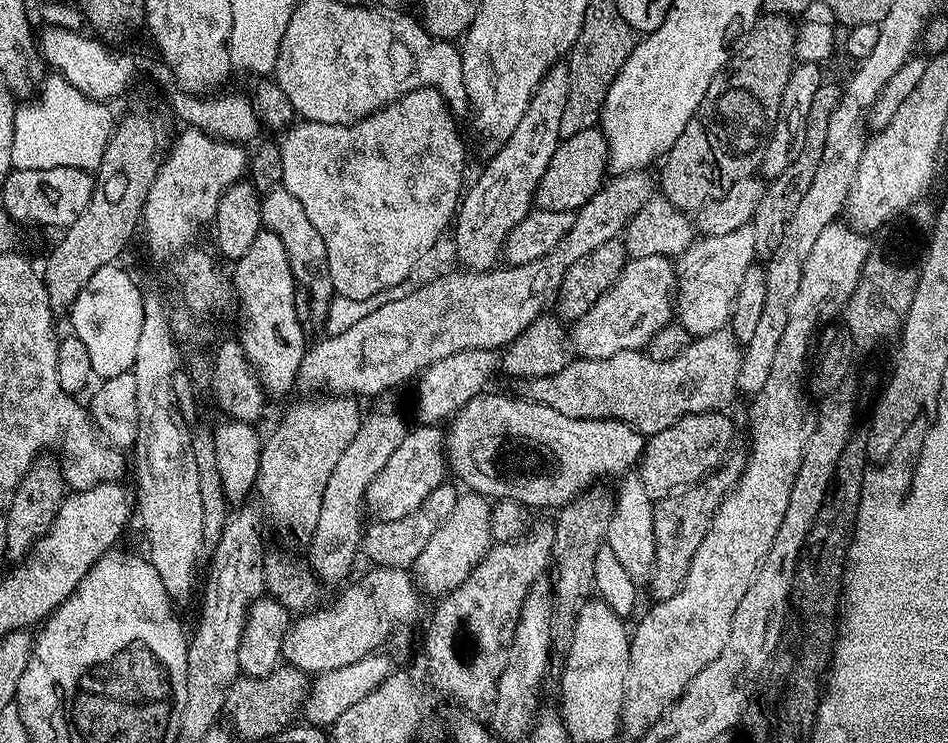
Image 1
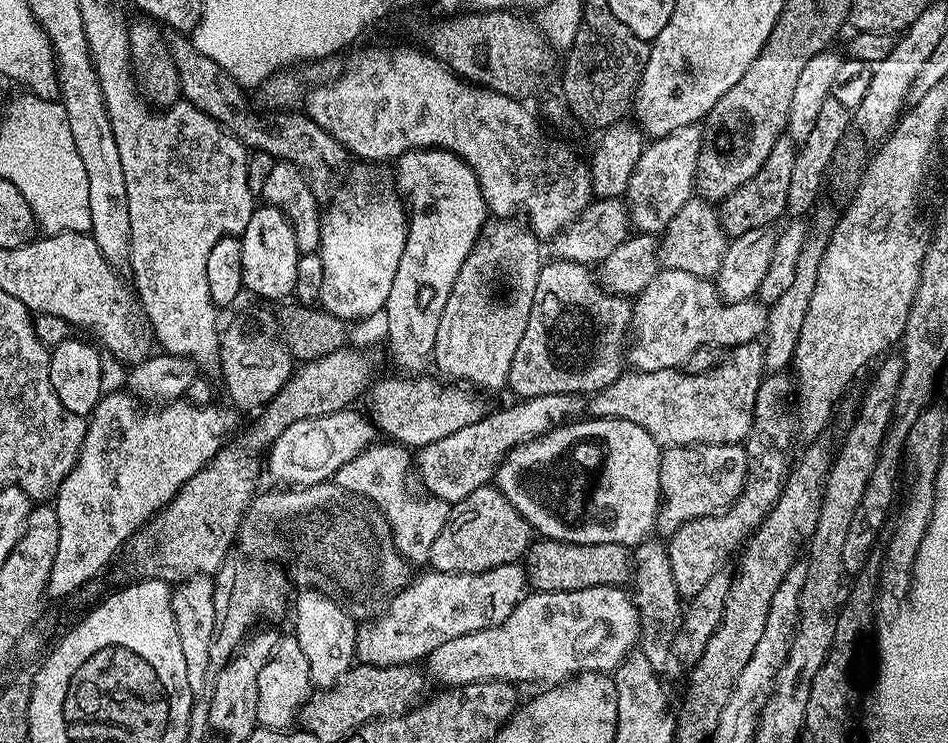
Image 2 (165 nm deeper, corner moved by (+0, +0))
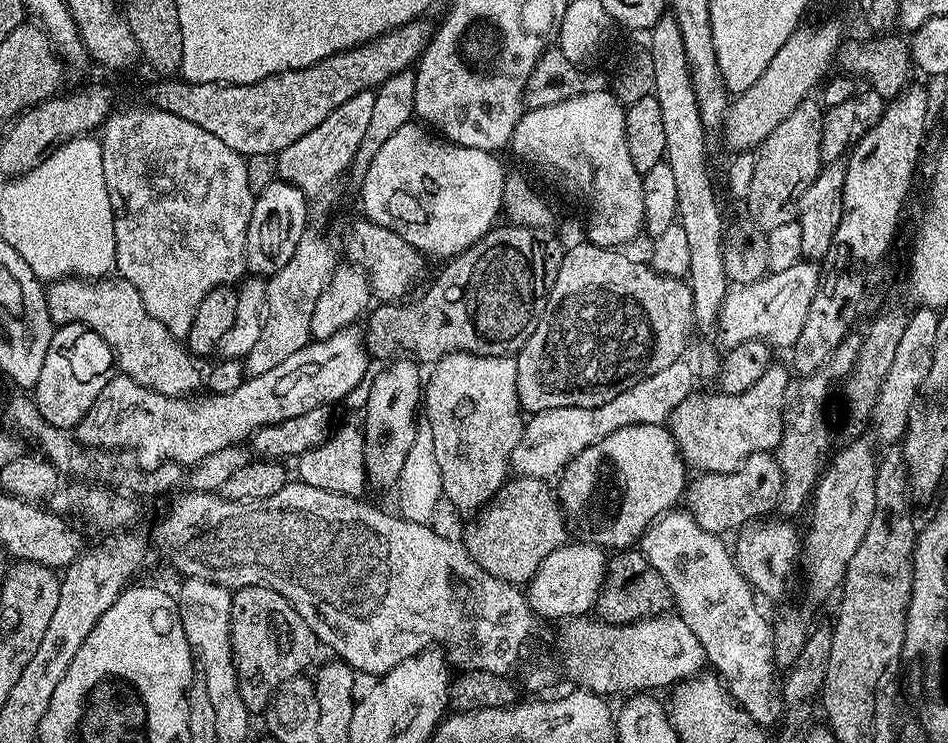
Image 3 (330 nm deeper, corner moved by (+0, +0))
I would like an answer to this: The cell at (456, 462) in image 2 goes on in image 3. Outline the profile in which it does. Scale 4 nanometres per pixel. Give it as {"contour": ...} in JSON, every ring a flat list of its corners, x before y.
{"contour":[[681,358,670,366,666,366,666,370,658,370,658,374,650,374,646,378,642,378,642,382,630,386,630,390,622,390,622,394,610,398,610,402,606,402,602,406,594,406,593,408,566,406,565,408,531,413,524,425,522,438,518,442,518,446,514,446,512,451,511,471,516,476,529,476,547,481,548,476,554,475,553,477,555,477,557,474,563,473,565,466,578,454,582,454,582,450,586,450,586,446,594,446,594,442,602,442,602,438,606,438,606,434,614,434,614,430,622,430,622,426,664,424,671,421,673,410,694,392,694,388,692,388,694,368,693,365,691,368,686,361,687,359]]}

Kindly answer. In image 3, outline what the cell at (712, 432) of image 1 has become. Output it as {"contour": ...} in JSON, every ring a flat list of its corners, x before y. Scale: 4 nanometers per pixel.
{"contour":[[755,452,750,454,732,472,706,472,695,477,697,480,687,485,686,488,686,508,691,512,698,526,707,532,725,534,724,532,735,533,749,522,759,521,767,517,767,512,777,511,780,495,782,494,782,470,778,466,775,455,772,452]]}

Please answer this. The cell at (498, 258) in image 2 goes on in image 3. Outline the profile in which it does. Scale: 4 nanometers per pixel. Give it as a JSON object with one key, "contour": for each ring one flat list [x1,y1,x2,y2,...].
{"contour":[[452,352,431,365,429,372,432,373,429,376,427,373,422,388,422,412,428,415,426,427,434,438,443,499,464,512,475,513,483,509,509,479,512,451,524,433,526,420,516,389,516,361,512,356,475,356,469,352]]}

